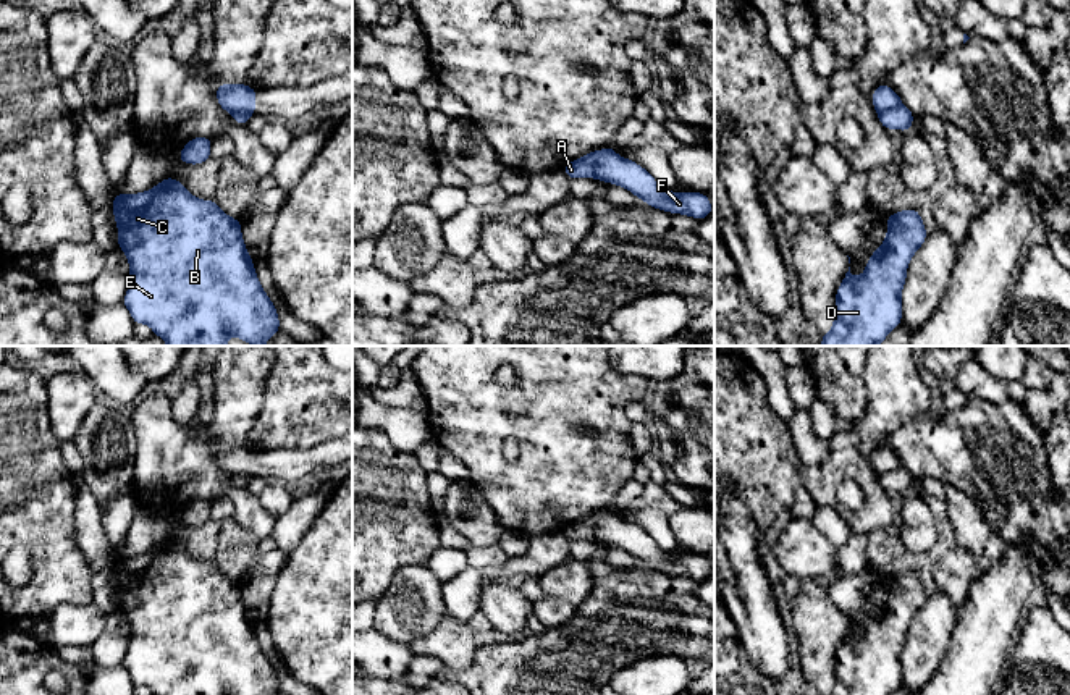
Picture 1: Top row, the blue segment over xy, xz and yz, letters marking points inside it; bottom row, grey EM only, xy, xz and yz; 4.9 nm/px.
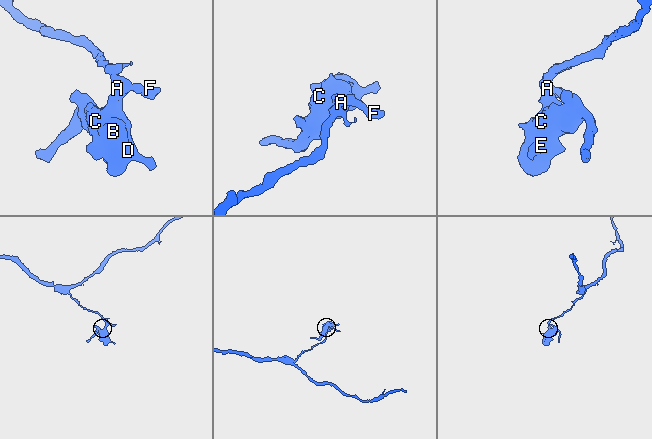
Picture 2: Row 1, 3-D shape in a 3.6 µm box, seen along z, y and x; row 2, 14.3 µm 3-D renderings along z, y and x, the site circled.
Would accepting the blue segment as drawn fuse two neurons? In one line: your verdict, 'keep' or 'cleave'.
cleave

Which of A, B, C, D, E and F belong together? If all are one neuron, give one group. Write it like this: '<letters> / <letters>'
A / B C D E F

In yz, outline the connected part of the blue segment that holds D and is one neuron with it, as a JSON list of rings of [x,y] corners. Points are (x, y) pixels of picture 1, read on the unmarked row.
[[[915,571],[887,577],[884,604],[871,616],[861,638],[845,635],[837,650],[829,695],[889,695],[902,684],[902,650],[908,624],[928,595]]]

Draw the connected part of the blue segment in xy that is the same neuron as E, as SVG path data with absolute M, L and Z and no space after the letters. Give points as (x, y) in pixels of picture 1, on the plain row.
M165 540L150 553L139 556L115 556L112 572L118 588L118 609L126 616L129 624L129 648L123 666L129 672L134 687L145 685L154 695L278 695L280 680L278 674L259 645L252 619L249 617L241 596L241 582L228 579L213 562L202 562L194 559L184 546L175 540Z

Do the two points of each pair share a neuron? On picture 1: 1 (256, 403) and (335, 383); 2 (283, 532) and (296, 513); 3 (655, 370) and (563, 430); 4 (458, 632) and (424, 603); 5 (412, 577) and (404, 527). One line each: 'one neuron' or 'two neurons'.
1: two neurons
2: one neuron
3: two neurons
4: two neurons
5: two neurons

